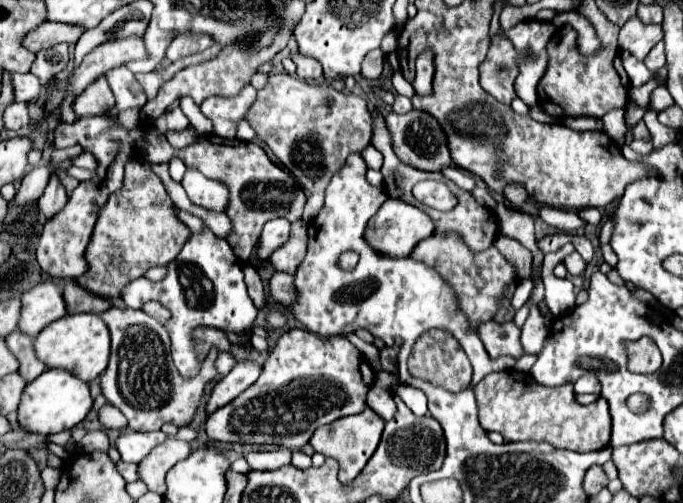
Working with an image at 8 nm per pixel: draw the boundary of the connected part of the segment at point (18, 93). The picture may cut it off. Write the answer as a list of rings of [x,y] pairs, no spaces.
[[[12,74],[12,88],[14,88],[14,100],[28,102],[36,100],[42,92],[42,86],[34,74]]]

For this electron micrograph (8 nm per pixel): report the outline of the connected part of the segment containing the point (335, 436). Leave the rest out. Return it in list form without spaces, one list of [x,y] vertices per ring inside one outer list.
[[[366,406],[366,410],[356,416],[340,418],[332,424],[316,428],[314,436],[310,438],[310,444],[316,452],[330,456],[330,458],[336,458],[340,462],[340,482],[346,484],[346,482],[354,480],[360,474],[360,470],[366,466],[366,462],[370,460],[370,456],[378,448],[382,430],[384,430],[384,420],[380,416],[376,416],[376,412],[372,408]]]

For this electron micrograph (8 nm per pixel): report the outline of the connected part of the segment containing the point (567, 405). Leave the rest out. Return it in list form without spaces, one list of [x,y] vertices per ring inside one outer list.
[[[502,370],[502,372],[492,372],[488,374],[482,382],[474,386],[476,400],[480,402],[480,424],[486,432],[494,430],[504,436],[504,440],[532,440],[532,442],[548,442],[554,448],[566,448],[566,450],[576,450],[576,452],[592,452],[606,448],[610,444],[610,412],[608,412],[608,402],[600,396],[596,402],[582,406],[574,398],[574,388],[572,384],[564,384],[558,388],[546,388],[540,386],[528,372],[518,372],[518,370]]]

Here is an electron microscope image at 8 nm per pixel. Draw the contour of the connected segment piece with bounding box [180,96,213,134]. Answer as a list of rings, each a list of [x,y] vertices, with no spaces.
[[[184,96],[184,98],[180,100],[180,108],[182,108],[182,112],[188,116],[192,128],[194,128],[198,134],[208,134],[208,132],[212,132],[212,120],[206,118],[206,116],[200,112],[200,108],[192,102],[192,98]]]

